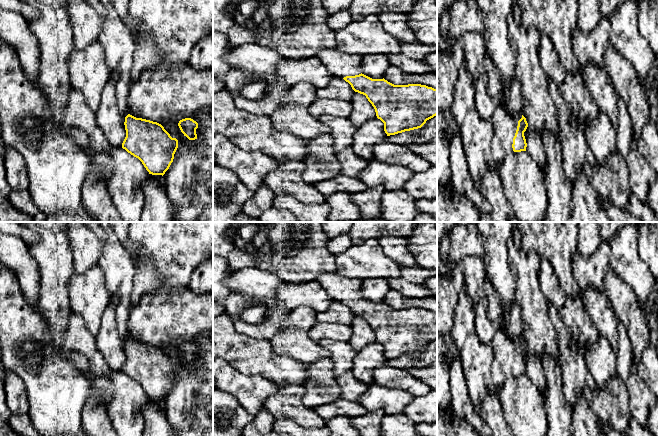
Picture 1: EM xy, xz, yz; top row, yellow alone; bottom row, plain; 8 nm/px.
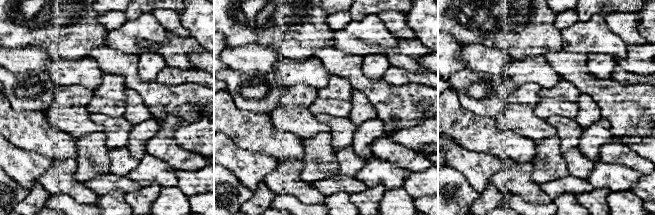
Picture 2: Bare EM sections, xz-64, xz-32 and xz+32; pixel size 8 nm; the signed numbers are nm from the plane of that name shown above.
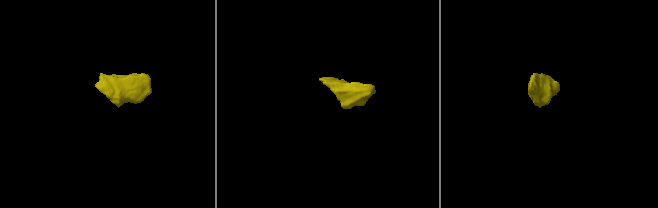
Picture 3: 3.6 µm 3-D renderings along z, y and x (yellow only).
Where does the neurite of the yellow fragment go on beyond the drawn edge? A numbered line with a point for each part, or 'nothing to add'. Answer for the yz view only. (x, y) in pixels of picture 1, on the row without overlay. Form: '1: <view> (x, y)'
1: yz (505, 350)

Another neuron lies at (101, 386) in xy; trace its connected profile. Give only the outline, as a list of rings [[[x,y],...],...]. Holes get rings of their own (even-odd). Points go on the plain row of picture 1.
[[[96,375],[91,381],[91,393],[98,398],[98,404],[106,407],[113,395],[113,384],[108,375]]]

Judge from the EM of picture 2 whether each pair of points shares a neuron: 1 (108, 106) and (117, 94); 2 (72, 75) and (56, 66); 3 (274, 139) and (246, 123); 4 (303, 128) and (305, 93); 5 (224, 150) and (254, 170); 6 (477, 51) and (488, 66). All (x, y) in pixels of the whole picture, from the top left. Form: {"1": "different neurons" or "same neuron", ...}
{"1": "different neurons", "2": "same neuron", "3": "same neuron", "4": "same neuron", "5": "same neuron", "6": "same neuron"}

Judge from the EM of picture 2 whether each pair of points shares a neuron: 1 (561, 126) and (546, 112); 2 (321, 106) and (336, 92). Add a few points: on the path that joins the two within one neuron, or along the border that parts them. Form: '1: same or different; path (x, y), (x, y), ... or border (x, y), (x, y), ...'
1: different; border (573, 118), (550, 116), (545, 119)
2: different; border (318, 95), (324, 98), (338, 98), (349, 102)

